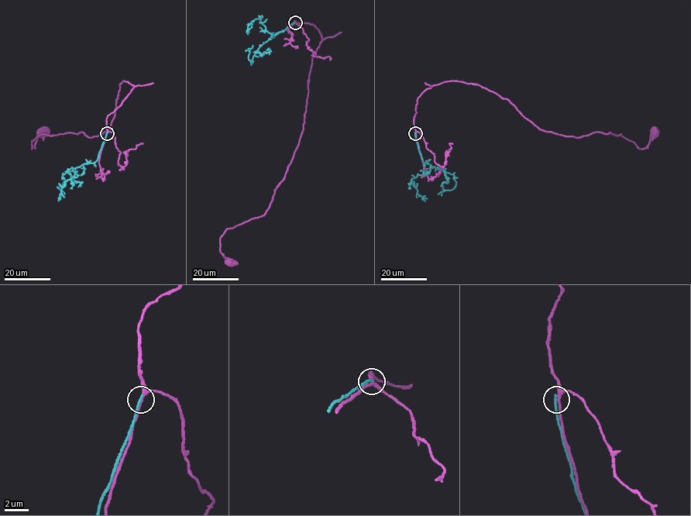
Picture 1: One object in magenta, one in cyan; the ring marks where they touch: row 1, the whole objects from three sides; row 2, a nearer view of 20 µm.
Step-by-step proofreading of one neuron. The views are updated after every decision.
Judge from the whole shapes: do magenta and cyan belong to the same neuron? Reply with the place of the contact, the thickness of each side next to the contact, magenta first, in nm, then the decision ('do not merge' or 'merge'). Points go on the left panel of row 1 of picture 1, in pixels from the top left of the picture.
at (107, 133); 200 nm thick on the magenta side, 240 nm on the other; do not merge

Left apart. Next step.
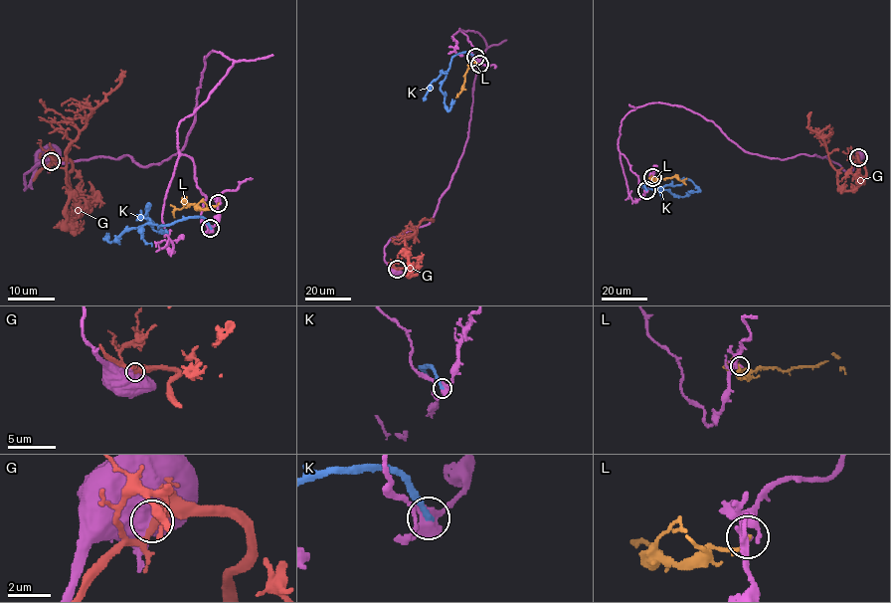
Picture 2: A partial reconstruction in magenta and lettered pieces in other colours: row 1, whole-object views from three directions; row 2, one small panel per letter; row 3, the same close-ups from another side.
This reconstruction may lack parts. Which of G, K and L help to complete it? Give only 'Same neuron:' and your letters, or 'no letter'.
Same neuron: no letter

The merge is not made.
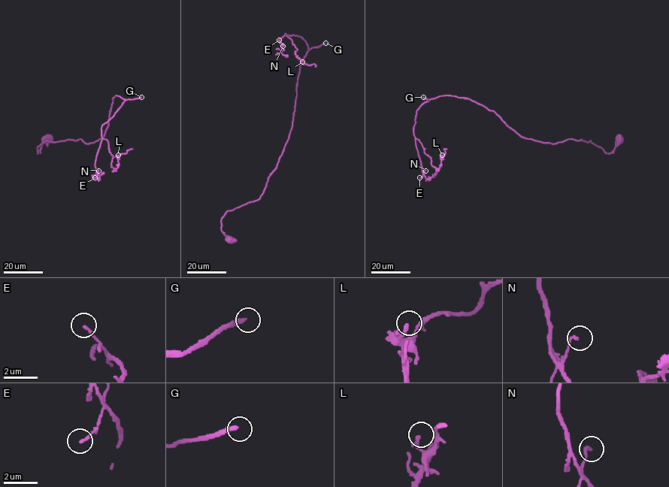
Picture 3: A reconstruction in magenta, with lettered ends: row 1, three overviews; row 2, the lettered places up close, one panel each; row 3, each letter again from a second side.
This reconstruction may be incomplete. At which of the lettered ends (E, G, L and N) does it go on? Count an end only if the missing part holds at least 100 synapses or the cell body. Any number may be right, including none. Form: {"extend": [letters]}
{"extend": ["G"]}

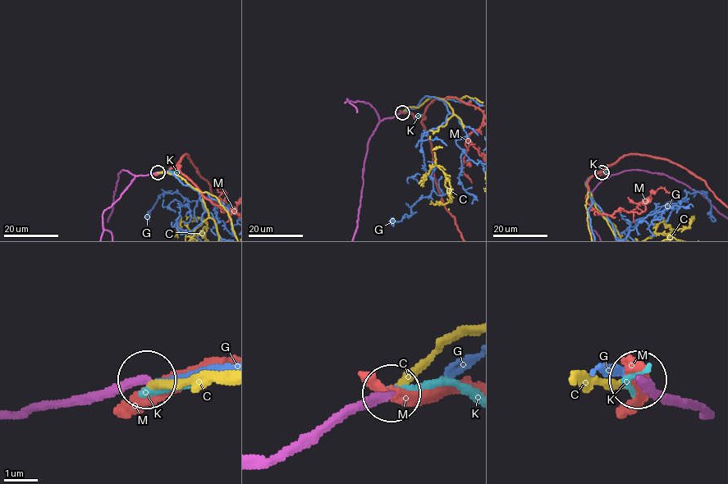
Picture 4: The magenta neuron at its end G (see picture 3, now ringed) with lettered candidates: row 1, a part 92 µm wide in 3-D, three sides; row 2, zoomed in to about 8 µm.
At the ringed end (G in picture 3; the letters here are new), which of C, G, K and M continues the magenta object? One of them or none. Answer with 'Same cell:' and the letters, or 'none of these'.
Same cell: C

